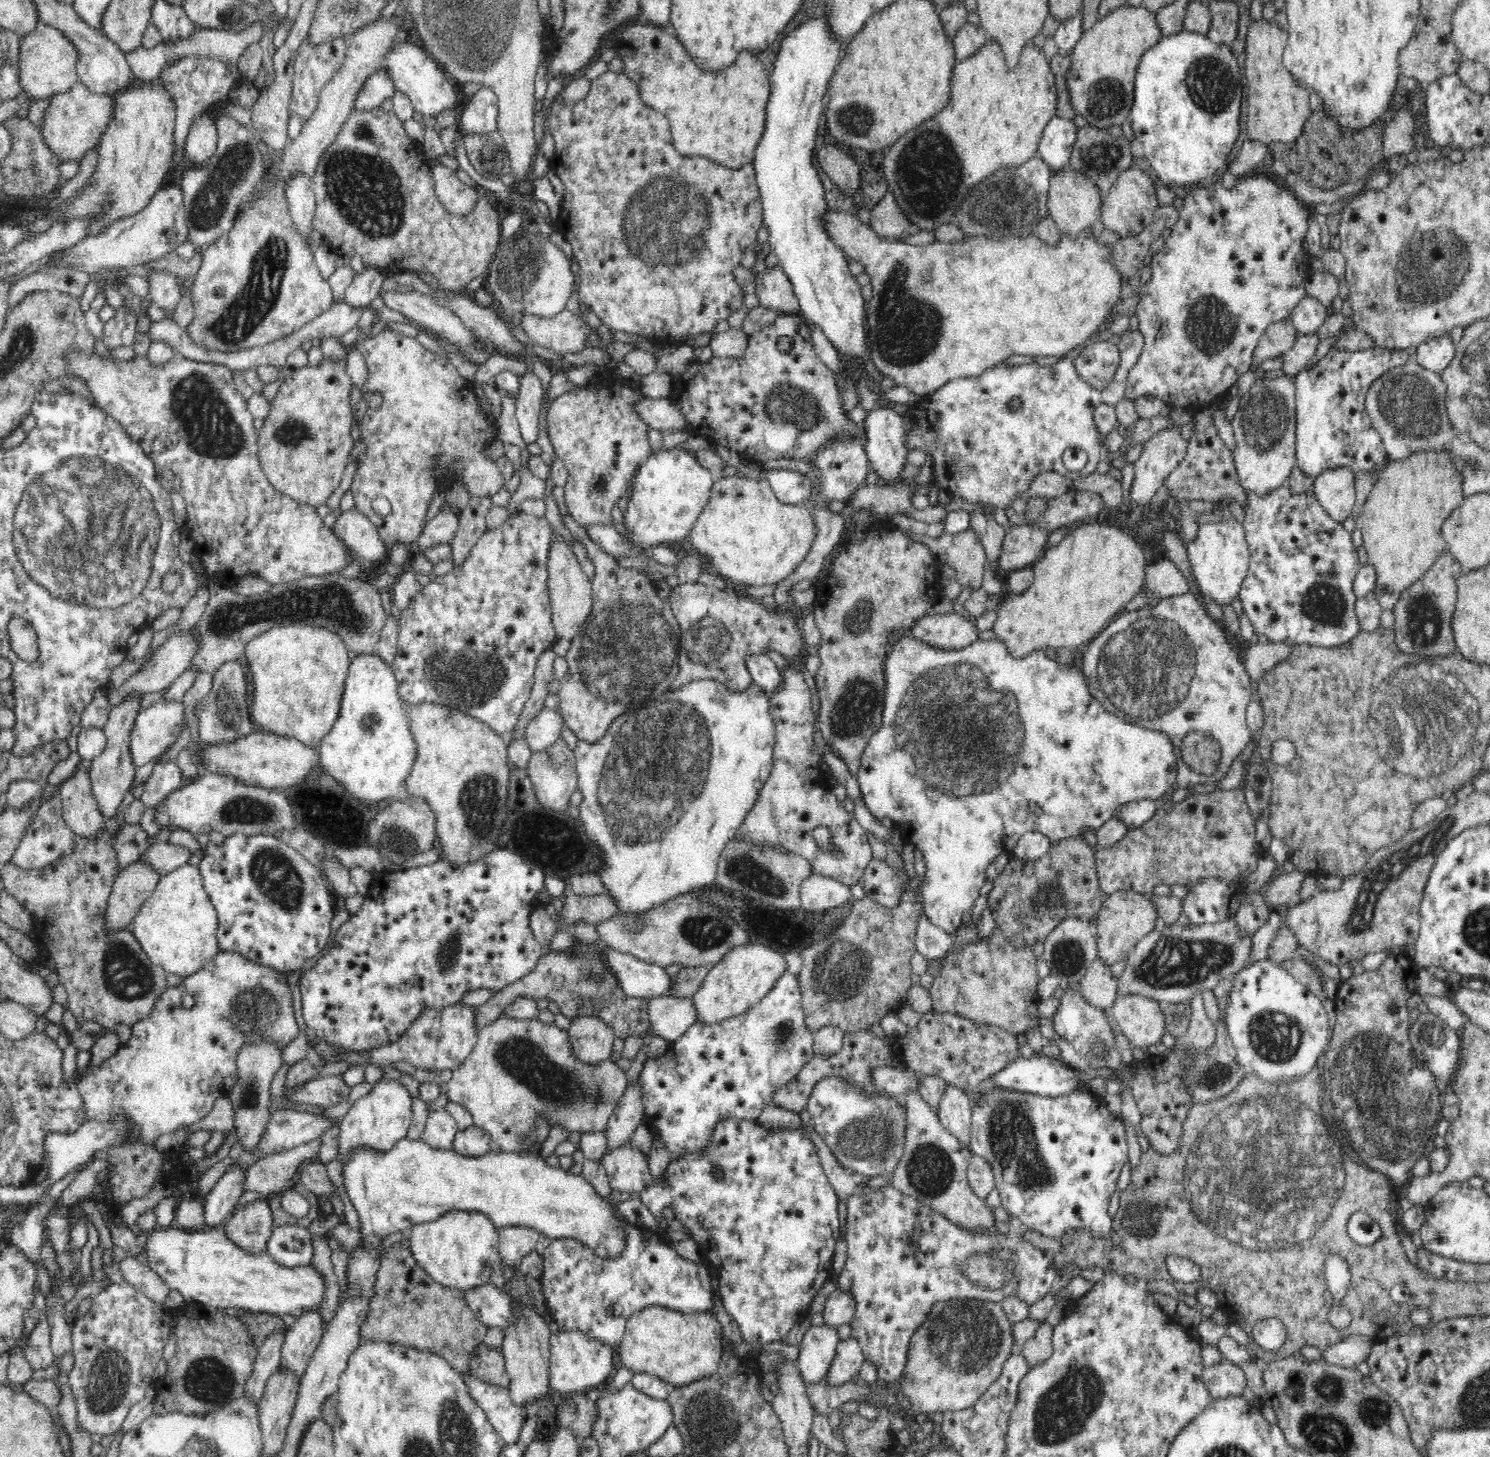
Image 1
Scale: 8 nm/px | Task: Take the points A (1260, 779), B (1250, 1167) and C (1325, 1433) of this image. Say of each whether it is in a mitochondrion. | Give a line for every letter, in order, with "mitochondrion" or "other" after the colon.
A: other
B: mitochondrion
C: mitochondrion

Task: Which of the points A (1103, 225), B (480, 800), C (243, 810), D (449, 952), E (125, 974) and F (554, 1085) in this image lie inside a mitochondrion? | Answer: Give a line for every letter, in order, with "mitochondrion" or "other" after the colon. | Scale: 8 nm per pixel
A: other
B: mitochondrion
C: mitochondrion
D: mitochondrion
E: mitochondrion
F: mitochondrion

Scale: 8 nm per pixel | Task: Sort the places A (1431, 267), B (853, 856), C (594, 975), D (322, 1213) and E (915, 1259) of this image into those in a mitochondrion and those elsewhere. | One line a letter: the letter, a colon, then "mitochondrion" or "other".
A: mitochondrion
B: other
C: mitochondrion
D: other
E: other

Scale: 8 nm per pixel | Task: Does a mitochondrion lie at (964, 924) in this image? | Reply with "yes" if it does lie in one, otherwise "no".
no

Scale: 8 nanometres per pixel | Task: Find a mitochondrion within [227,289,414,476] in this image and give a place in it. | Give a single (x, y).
(292, 433)

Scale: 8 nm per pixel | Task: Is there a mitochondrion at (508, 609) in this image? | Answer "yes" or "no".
no

